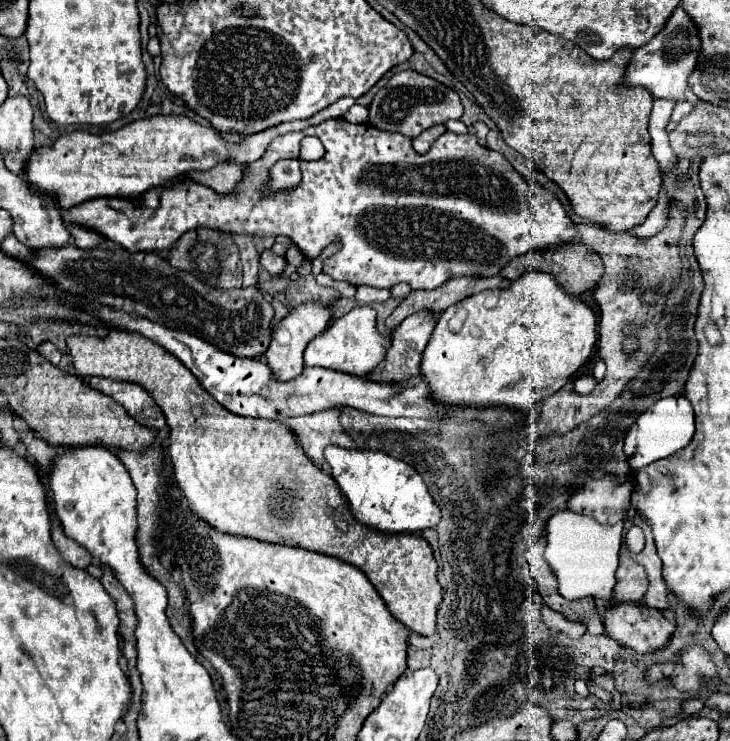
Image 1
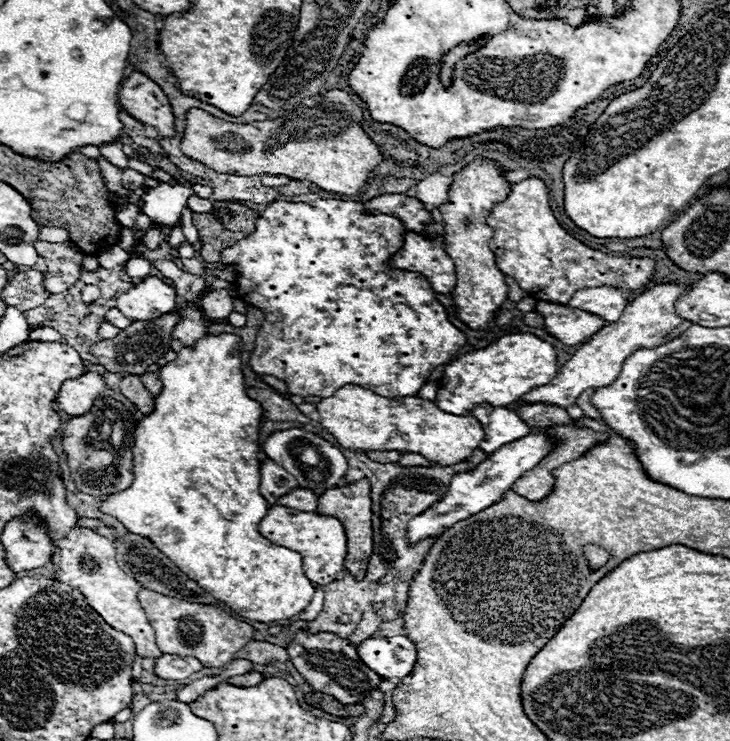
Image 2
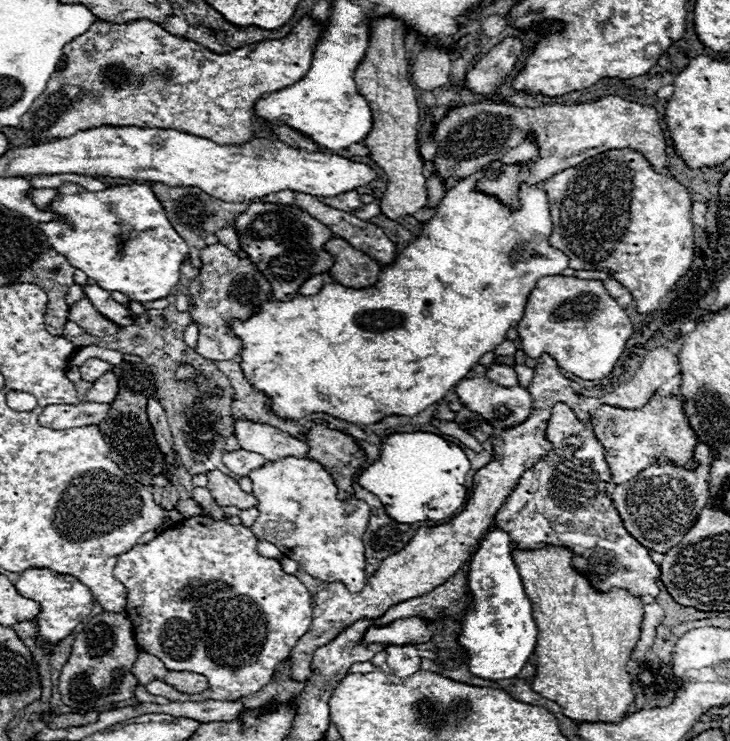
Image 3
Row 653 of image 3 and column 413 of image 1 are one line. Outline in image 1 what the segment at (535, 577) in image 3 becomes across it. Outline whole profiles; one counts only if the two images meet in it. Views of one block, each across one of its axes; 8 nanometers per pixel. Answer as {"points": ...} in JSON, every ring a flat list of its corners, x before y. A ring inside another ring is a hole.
{"points":[[112,330,106,338,96,336,70,336,68,352,72,356,72,368,76,376,90,378,102,376,112,380,134,382,146,388,156,404,162,408,168,428,168,456,174,466,174,478,188,502,188,512,206,522,212,530,256,538,260,542,282,544,282,546,298,546,310,552,328,554,332,558,344,560,356,568,360,568,376,592,386,602,390,614,402,622,408,630,420,636,432,636,436,630,436,606,442,602,442,586,436,576,436,560,434,550,420,534,378,534,376,530,360,524,350,516,344,498,340,496,330,474,324,474,296,442,296,436,282,424,274,420,246,418,228,412,224,406,216,404,208,392,200,386,196,376,180,364,176,356,148,340,136,332,118,332]]}

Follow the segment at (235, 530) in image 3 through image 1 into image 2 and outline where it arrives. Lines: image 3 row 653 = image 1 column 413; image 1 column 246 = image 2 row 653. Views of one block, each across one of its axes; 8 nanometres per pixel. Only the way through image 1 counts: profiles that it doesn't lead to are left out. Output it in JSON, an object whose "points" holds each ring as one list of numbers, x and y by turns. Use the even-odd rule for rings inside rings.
{"points":[[142,588,138,592,140,606,144,608,158,642,158,648,164,654,180,654,180,656,194,656,206,668,222,668,226,666,234,654,244,648,248,642,254,640,254,628,246,622,240,622,228,616,218,606,196,604,188,600,178,600,172,596,164,596]]}

